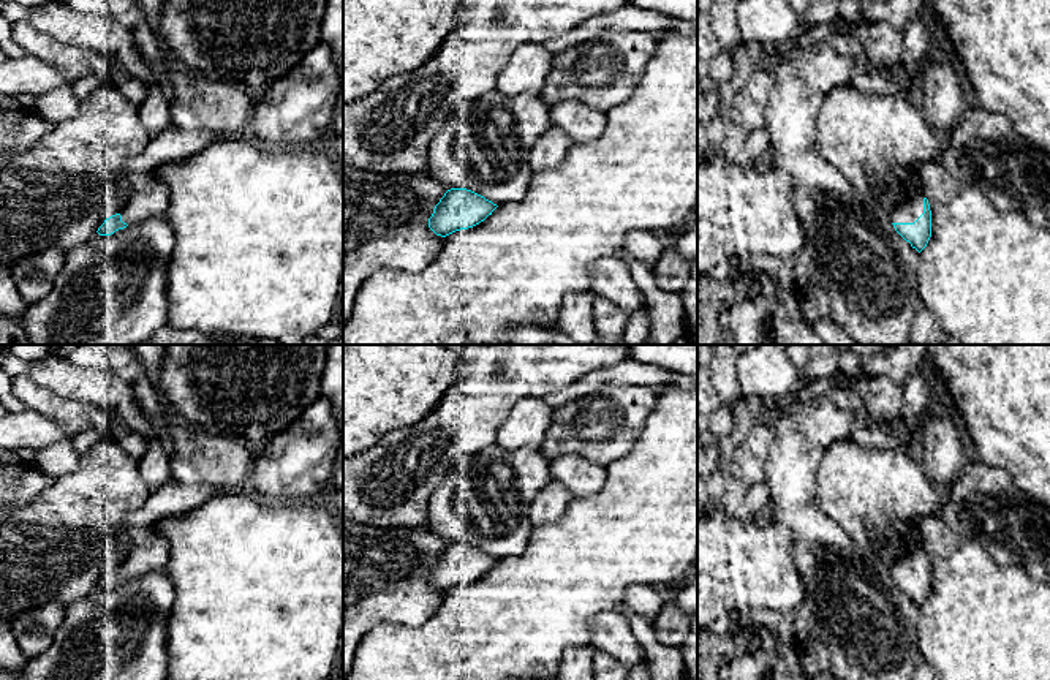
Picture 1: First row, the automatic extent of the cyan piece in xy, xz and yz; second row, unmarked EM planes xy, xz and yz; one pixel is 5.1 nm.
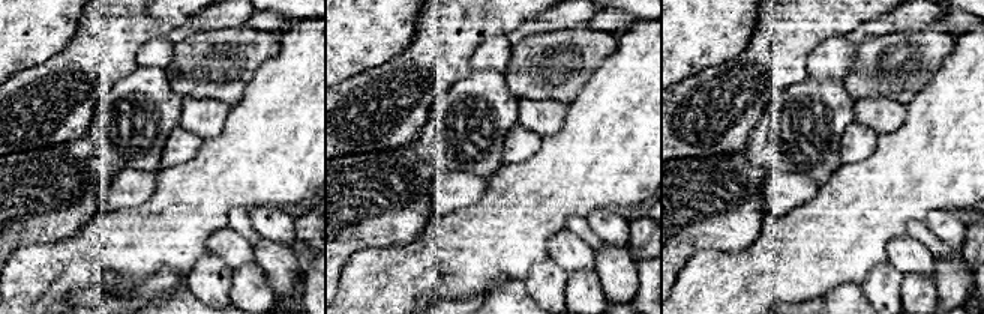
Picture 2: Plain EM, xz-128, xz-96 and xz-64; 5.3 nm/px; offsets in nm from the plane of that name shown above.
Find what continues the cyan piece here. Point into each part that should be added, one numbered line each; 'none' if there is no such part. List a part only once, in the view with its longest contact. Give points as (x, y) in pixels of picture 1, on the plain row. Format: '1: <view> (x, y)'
1: yz (911, 562)

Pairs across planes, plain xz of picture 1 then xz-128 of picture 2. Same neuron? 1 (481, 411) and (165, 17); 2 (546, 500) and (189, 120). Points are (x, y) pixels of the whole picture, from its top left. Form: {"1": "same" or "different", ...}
{"1": "same", "2": "different"}

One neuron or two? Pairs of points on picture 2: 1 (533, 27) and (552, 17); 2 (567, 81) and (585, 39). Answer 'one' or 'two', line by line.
1: one
2: one

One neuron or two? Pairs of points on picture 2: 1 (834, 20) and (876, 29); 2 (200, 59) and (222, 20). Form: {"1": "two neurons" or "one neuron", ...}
{"1": "two neurons", "2": "two neurons"}

